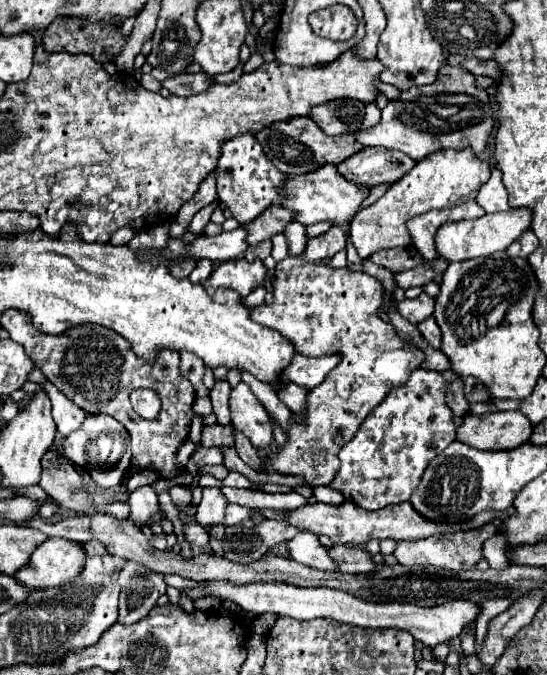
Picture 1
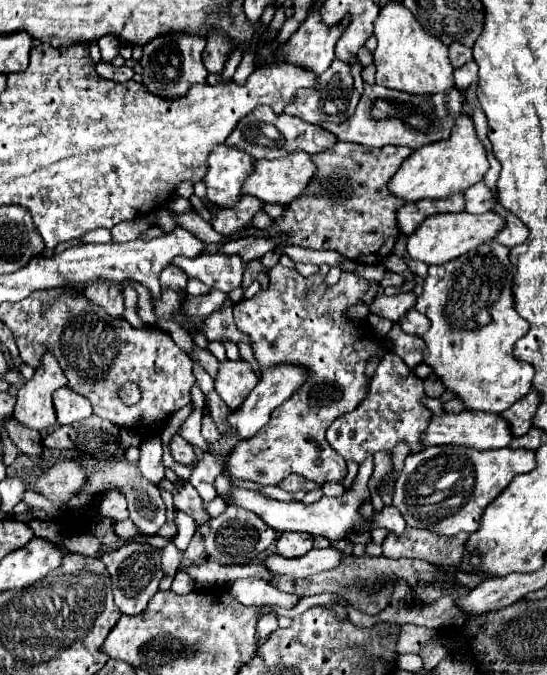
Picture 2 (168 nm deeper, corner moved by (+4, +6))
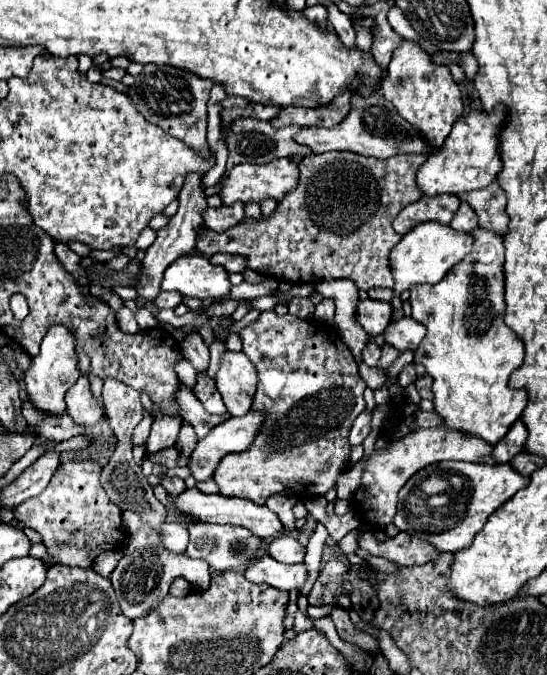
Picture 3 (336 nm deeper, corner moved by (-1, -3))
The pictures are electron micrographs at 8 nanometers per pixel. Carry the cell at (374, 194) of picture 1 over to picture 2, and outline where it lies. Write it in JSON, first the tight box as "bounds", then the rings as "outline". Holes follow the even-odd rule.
{"bounds":[220,234,286,262],"outline":[[[280,234],[274,238],[252,238],[252,236],[246,236],[246,238],[238,238],[238,240],[226,242],[220,248],[220,252],[224,252],[224,254],[238,254],[238,256],[242,256],[244,262],[250,262],[254,258],[262,258],[266,252],[274,250],[286,238],[285,234]]]}

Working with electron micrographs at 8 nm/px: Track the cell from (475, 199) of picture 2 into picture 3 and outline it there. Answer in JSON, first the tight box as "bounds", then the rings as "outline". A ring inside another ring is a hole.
{"bounds":[449,203,477,231],"outline":[[[461,203],[457,213],[453,215],[453,221],[449,223],[449,227],[453,227],[455,231],[471,231],[473,227],[477,227],[477,215],[473,209],[469,209],[469,205]]]}

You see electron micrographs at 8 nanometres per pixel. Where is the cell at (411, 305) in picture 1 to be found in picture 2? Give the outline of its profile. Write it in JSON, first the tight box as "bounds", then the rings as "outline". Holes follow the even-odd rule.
{"bounds":[370,292,416,322],"outline":[[[402,292],[396,296],[378,296],[372,304],[370,304],[370,312],[388,318],[392,322],[398,322],[400,318],[406,316],[406,312],[416,306],[416,294],[414,292]]]}

